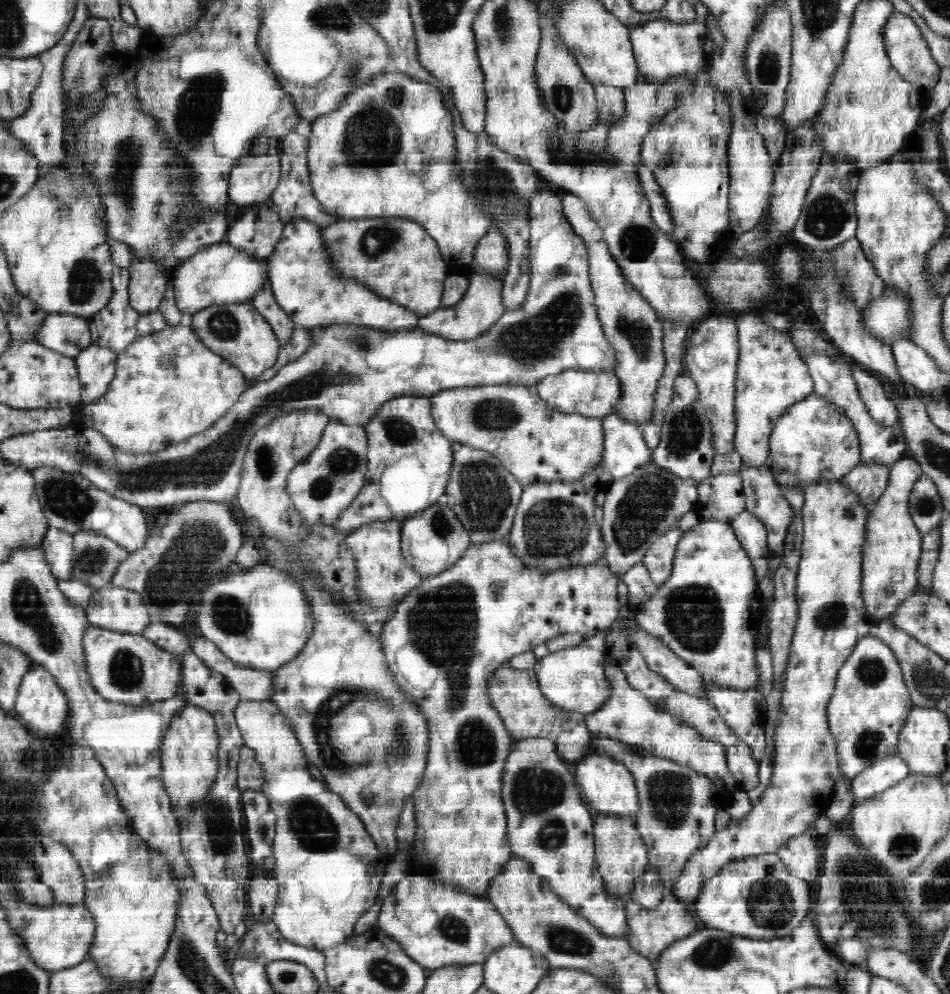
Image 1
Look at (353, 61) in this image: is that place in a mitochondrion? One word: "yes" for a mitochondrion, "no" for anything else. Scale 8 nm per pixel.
yes

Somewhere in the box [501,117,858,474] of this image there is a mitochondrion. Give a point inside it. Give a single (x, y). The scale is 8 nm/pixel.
(585, 154)

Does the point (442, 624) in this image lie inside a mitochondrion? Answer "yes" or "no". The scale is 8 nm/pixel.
yes

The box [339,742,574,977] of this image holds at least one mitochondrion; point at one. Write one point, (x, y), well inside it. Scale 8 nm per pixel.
(536, 792)

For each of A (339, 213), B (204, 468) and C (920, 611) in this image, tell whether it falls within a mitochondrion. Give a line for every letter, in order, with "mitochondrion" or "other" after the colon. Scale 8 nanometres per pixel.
A: other
B: mitochondrion
C: mitochondrion

